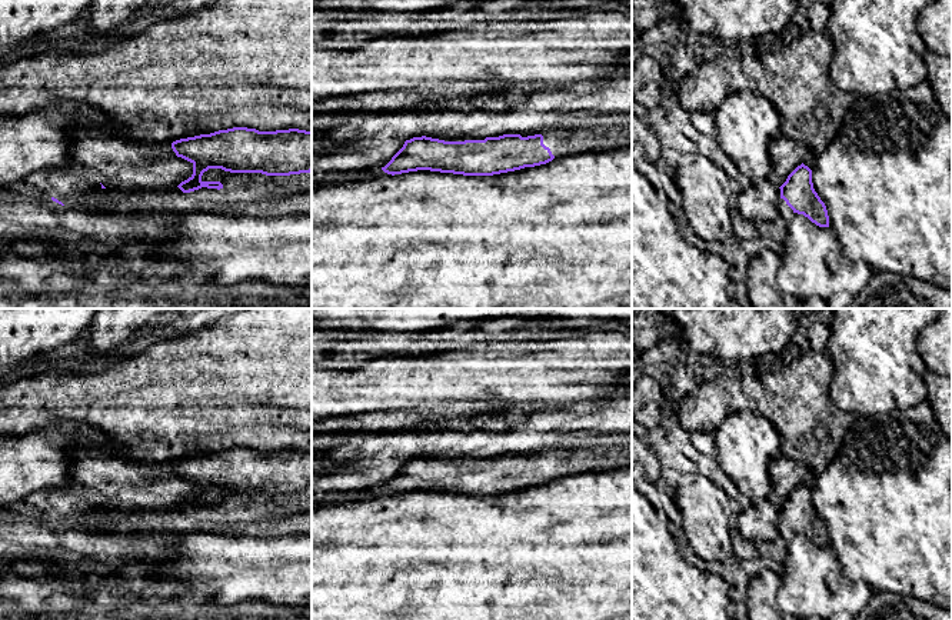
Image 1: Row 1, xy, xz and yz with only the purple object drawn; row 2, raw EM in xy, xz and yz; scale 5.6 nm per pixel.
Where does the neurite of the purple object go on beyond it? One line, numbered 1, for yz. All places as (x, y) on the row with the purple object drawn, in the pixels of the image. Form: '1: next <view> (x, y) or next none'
1: next none

